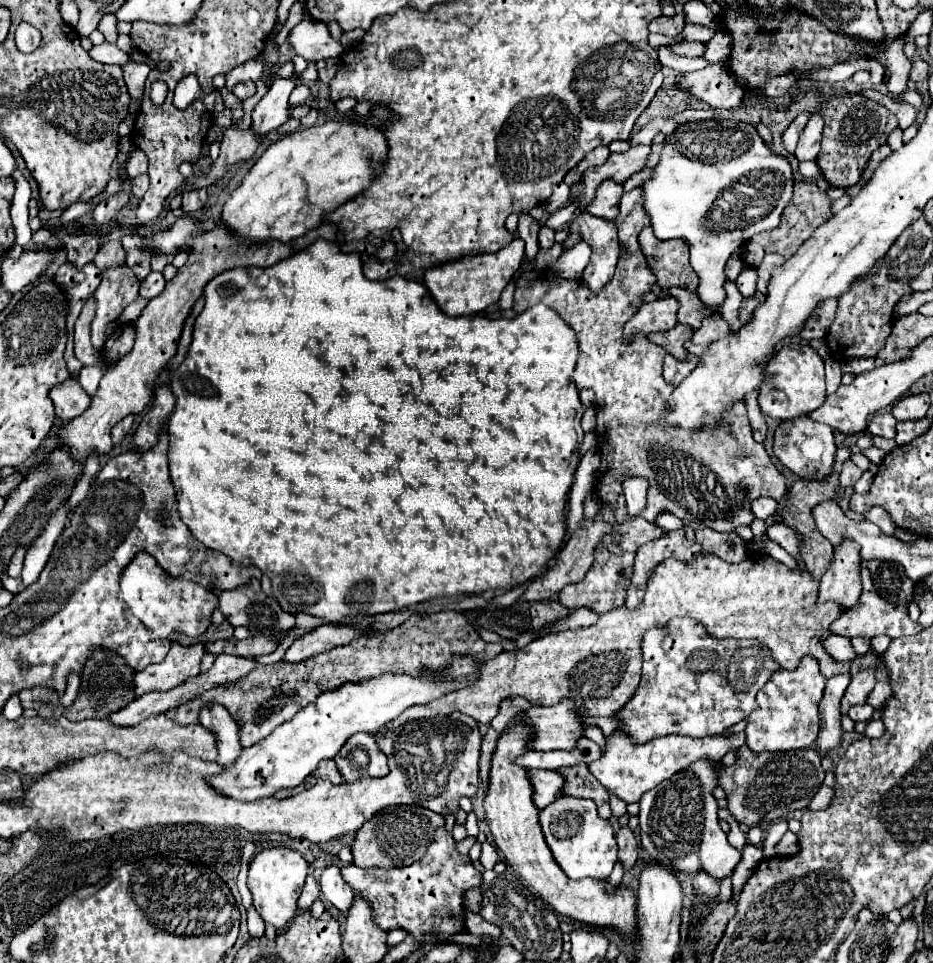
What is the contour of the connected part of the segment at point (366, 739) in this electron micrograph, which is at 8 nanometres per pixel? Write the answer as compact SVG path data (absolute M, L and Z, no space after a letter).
M355 733L353 737L349 737L343 749L335 755L335 763L347 783L363 775L383 777L389 773L387 755L381 753L373 735L367 733Z

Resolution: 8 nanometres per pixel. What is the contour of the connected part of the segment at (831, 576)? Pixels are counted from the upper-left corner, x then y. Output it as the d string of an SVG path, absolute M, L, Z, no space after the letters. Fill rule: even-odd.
M843 541L843 545L835 547L833 563L821 579L819 603L833 601L841 609L853 607L861 595L859 563L859 545L853 541Z

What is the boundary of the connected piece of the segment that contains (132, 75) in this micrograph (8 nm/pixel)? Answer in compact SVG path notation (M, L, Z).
M129 61L123 67L123 77L125 77L125 85L127 85L129 95L131 95L131 103L135 103L137 107L143 101L143 89L145 89L145 79L149 75L149 69L151 69L149 65L133 63L133 61Z

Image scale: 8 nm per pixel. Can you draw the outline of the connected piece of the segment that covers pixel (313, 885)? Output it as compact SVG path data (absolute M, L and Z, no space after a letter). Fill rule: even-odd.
M309 875L307 881L305 881L305 887L303 887L303 891L301 891L299 903L297 903L297 905L299 905L299 911L309 911L311 903L313 903L317 897L319 897L319 885L317 885L315 877Z

